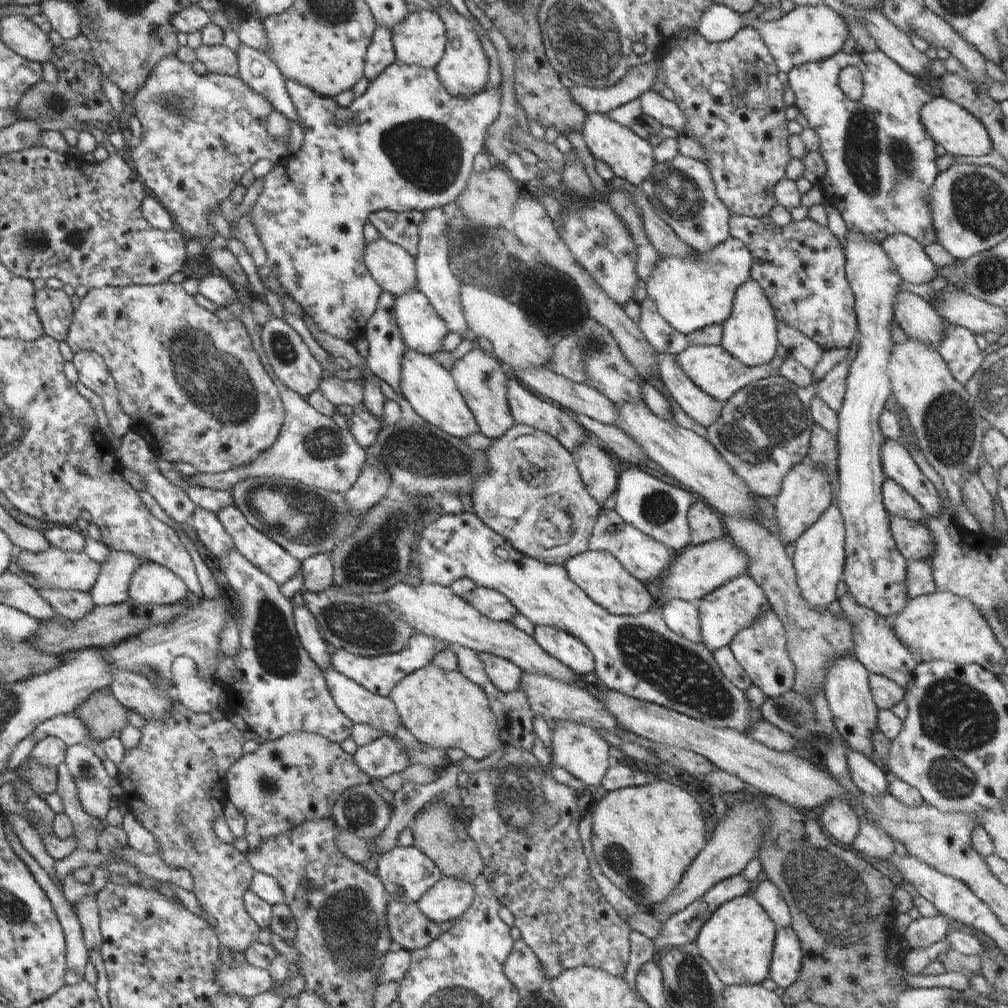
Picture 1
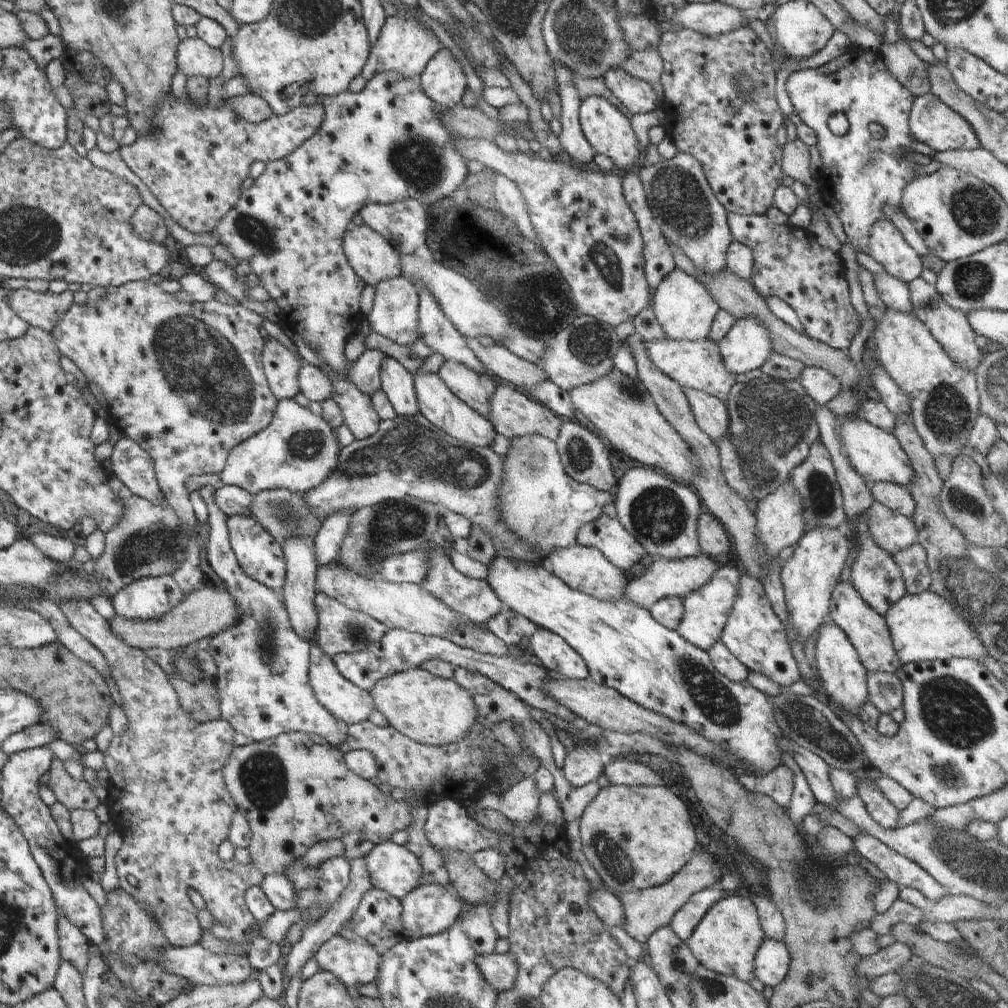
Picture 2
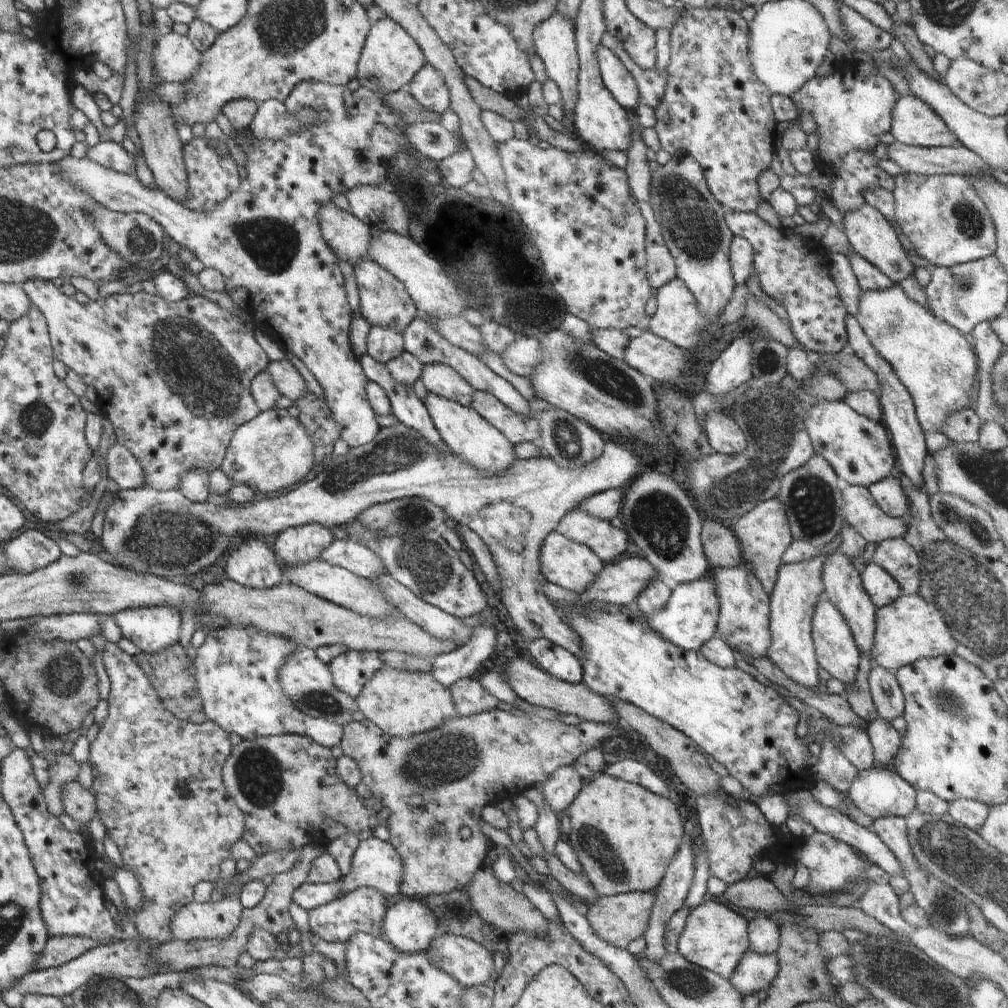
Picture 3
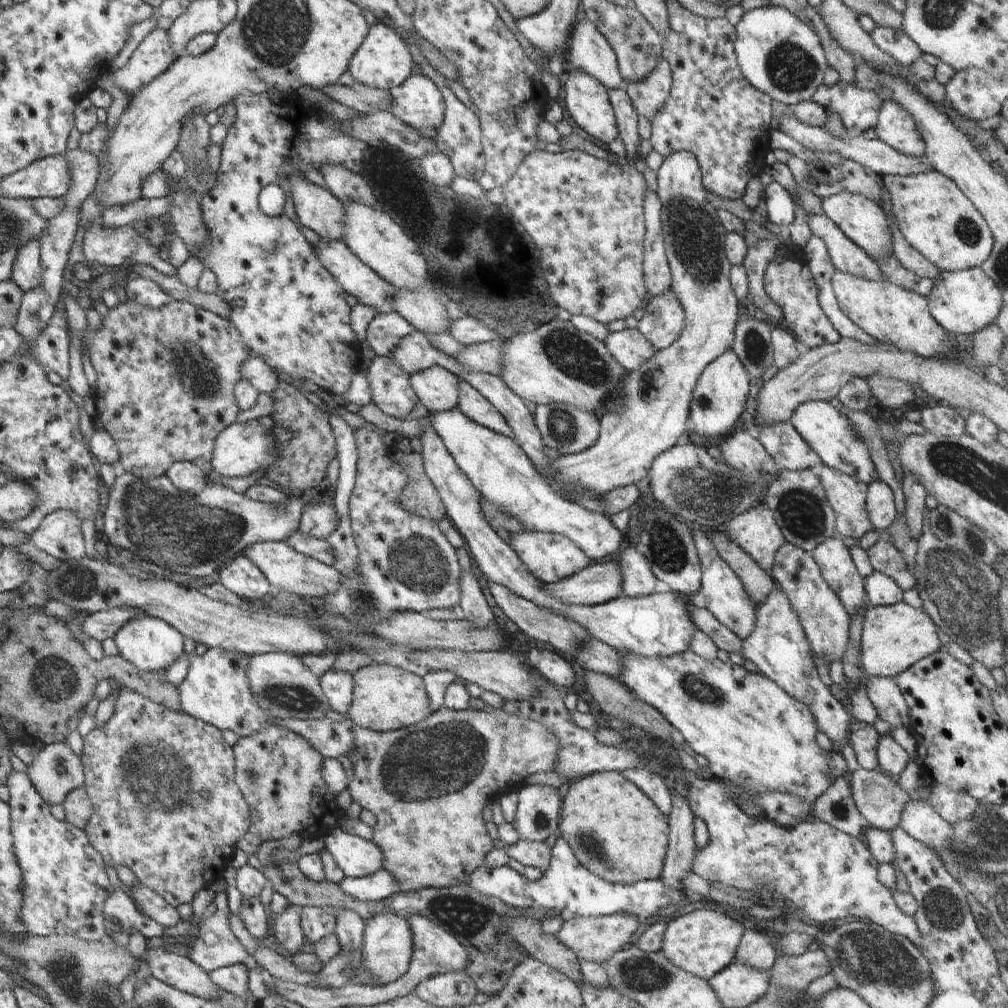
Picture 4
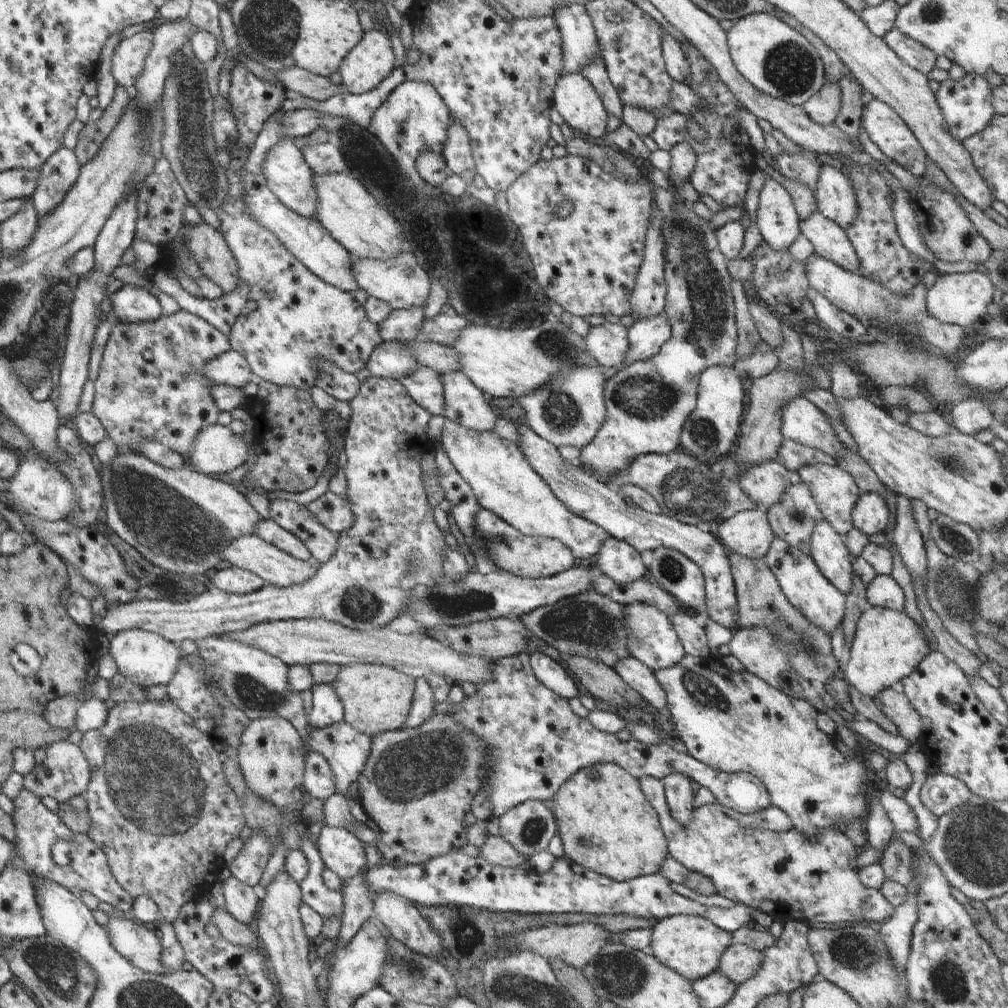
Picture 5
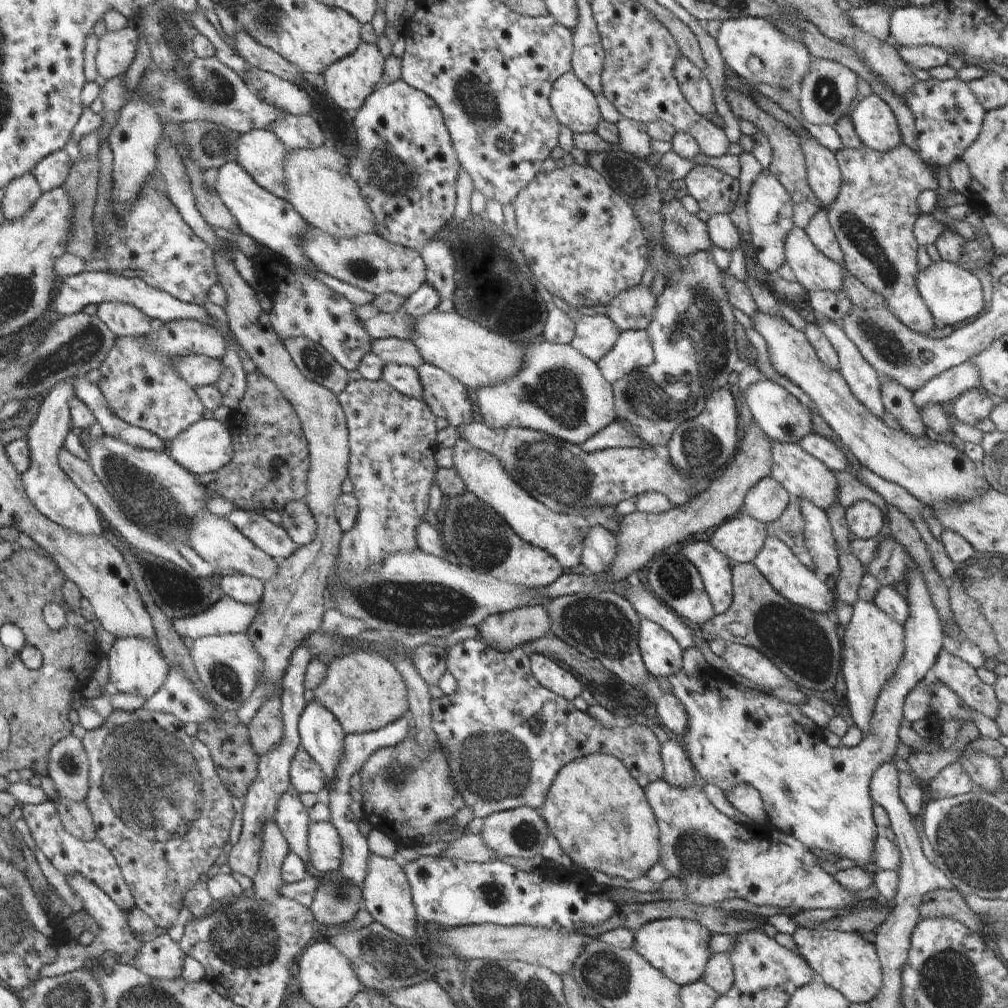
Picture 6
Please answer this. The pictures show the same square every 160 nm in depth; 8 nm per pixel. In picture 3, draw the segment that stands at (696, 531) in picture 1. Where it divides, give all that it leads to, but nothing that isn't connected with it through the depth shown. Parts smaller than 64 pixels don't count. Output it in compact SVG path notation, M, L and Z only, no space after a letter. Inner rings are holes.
M706 519L703 520L702 526L700 538L706 558L709 560L711 568L738 567L739 562L741 562L741 566L746 567L745 565L742 565L741 547L739 546L739 542L735 534L729 527L729 524L721 521Z

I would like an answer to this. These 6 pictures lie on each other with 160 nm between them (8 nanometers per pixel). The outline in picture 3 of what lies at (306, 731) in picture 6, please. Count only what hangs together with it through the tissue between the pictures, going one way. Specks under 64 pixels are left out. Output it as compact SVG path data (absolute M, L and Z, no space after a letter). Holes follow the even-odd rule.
M349 650L331 660L327 665L335 685L355 699L375 672L388 667L381 652Z

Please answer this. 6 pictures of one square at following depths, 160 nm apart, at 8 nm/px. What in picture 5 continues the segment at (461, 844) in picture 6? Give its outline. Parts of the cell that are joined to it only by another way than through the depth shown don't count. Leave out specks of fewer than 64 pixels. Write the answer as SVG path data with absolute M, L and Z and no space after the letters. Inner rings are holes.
M490 835L480 847L480 857L503 867L528 867L527 856L520 854L504 837Z

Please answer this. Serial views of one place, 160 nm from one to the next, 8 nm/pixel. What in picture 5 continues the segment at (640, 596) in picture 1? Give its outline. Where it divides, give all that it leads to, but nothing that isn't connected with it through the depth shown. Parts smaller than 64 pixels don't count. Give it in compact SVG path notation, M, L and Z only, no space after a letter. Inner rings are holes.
M482 506L475 516L475 531L477 532L475 539L477 545L487 552L497 568L519 577L537 579L554 576L571 569L576 564L576 557L560 540L526 536Z

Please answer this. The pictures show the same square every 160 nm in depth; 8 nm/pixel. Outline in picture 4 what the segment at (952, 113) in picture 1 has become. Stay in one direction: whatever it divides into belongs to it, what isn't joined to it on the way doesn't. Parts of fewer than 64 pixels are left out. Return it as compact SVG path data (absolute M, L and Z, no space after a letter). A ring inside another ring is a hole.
M896 101L883 102L875 129L880 139L903 155L922 156L925 142L910 113Z

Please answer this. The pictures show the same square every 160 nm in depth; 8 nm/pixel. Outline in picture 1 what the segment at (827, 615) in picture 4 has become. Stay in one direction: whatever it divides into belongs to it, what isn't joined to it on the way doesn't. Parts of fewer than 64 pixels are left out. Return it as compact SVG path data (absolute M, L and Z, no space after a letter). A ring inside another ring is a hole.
M849 653L835 659L827 669L826 682L823 688L827 698L835 729L849 748L857 753L875 759L872 746L872 735L877 728L878 708L869 687L869 672L864 665Z

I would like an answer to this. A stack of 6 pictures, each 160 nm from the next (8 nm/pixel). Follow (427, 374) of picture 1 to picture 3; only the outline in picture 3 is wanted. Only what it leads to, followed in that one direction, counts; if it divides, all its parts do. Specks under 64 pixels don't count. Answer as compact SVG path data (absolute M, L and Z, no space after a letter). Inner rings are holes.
M427 393L423 398L424 406L436 427L438 434L442 437L447 448L456 453L462 460L472 463L479 471L494 473L505 471L516 460L513 444L497 428L494 428L487 420L484 420L471 406L465 407L463 404L453 400L438 396L434 393Z

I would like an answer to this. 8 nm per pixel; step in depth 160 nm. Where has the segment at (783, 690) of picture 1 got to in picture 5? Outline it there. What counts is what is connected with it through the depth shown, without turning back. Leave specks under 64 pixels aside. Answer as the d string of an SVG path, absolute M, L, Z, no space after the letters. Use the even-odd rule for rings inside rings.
M513 419L510 422L518 433L518 448L524 453L529 465L542 477L556 498L575 515L597 524L611 537L627 542L645 556L654 549L668 547L693 560L694 564L699 566L705 580L705 608L708 616L716 624L734 632L739 619L738 599L731 573L729 550L722 541L693 524L680 522L675 516L649 513L638 506L628 506L616 489L583 471L576 462L564 459L553 444L536 434L526 423Z

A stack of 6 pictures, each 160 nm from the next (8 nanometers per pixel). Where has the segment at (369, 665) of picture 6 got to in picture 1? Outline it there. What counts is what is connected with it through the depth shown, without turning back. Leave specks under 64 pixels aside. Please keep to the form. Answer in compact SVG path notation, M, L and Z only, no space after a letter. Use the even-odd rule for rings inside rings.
M430 662L405 676L390 691L388 698L395 704L402 726L422 745L445 751L460 748L466 757L482 760L504 744L486 693L459 670L445 671Z

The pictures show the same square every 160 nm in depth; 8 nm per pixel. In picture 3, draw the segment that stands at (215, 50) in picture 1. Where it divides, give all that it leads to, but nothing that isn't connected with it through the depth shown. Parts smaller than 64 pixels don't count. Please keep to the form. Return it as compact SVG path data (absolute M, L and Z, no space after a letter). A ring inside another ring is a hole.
M172 31L160 36L153 57L155 75L164 82L186 83L201 68L202 53L191 43L185 35L179 35Z

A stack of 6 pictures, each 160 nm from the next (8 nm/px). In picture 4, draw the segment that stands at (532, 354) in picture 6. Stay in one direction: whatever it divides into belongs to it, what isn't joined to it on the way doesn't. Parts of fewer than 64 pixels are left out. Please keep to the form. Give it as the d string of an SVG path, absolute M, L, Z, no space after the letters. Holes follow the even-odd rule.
M550 403L538 405L534 418L545 446L561 455L581 453L596 444L599 412Z

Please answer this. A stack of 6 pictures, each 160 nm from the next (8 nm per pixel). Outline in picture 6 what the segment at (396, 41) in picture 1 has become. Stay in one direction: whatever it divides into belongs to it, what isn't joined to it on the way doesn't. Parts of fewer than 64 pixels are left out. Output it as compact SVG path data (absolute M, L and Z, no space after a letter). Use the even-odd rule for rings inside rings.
M361 42L353 53L326 67L323 74L327 96L348 114L354 109L358 110L370 93L383 83L384 61L384 56L374 43Z

